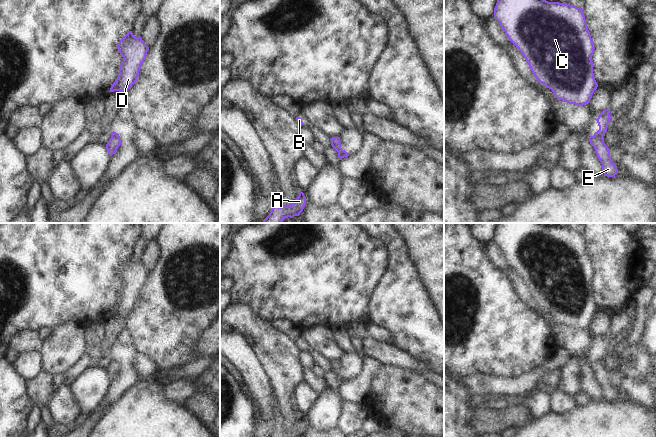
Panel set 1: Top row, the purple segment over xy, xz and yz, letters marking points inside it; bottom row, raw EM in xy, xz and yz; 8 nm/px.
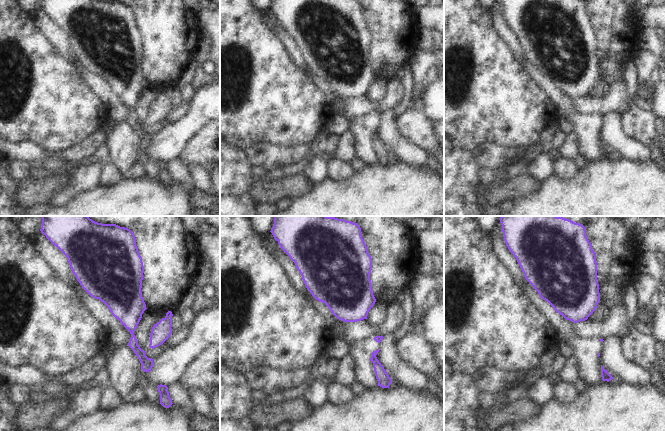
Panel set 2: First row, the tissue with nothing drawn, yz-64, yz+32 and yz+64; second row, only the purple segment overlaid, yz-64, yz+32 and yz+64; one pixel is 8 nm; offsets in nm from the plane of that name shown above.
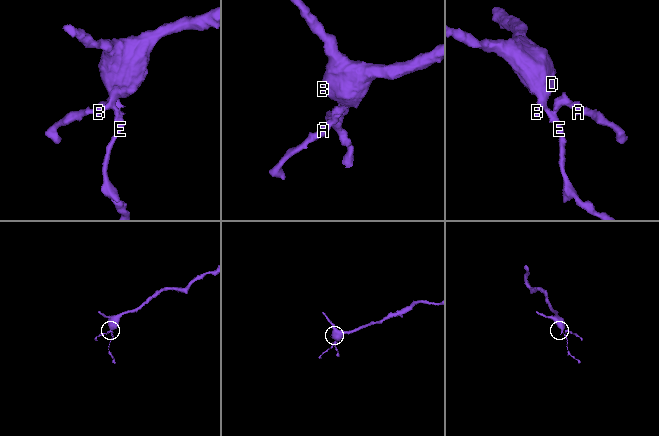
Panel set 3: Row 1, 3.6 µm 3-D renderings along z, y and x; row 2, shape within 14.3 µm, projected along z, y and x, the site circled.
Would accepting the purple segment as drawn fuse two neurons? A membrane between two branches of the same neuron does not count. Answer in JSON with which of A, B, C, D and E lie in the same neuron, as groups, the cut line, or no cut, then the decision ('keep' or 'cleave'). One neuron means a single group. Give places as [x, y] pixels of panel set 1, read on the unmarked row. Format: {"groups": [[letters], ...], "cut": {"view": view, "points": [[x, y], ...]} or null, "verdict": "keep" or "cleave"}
{"groups": [["A"], ["B", "C", "D", "E"]], "cut": {"view": "yz", "points": [[594, 358], [602, 360]]}, "verdict": "cleave"}

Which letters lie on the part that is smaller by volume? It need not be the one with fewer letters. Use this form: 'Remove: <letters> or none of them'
Remove: A

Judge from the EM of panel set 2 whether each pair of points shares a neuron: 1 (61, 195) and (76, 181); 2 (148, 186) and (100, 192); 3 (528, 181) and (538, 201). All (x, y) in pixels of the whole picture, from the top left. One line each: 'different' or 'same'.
1: same
2: same
3: different

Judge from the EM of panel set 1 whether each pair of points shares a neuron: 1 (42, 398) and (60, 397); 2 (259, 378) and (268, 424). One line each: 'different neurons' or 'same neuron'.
1: different neurons
2: same neuron

